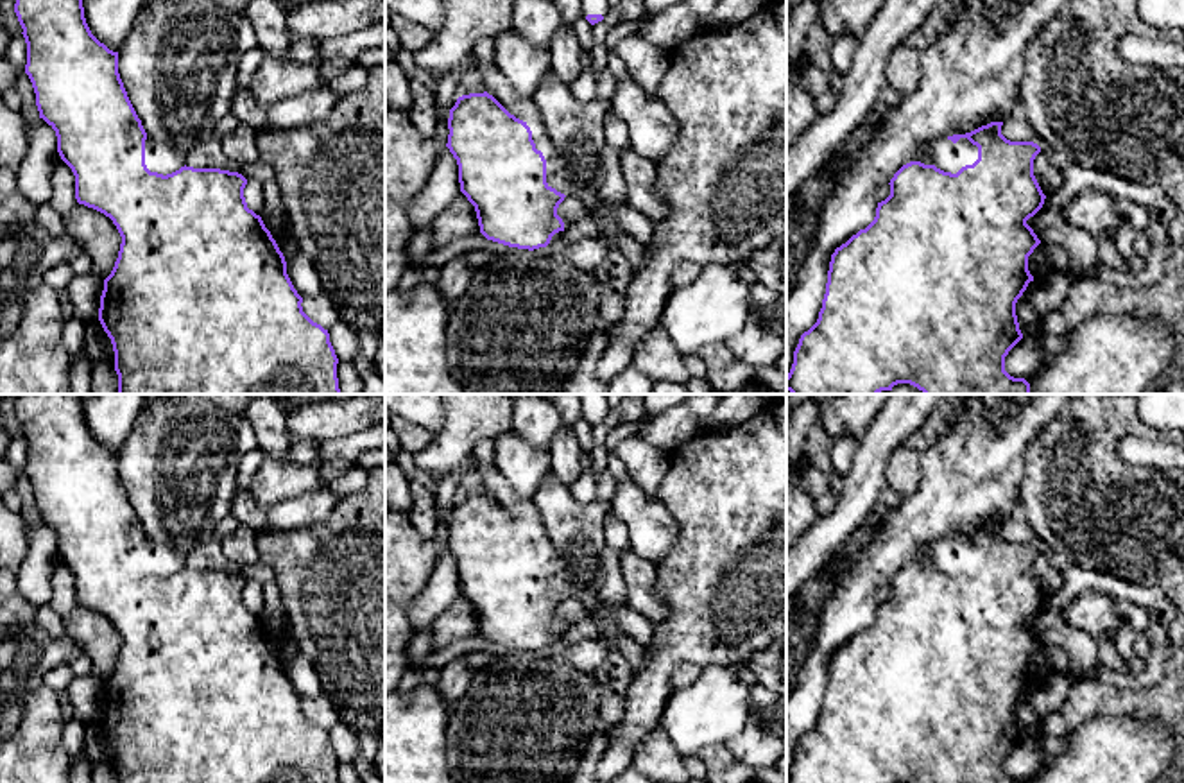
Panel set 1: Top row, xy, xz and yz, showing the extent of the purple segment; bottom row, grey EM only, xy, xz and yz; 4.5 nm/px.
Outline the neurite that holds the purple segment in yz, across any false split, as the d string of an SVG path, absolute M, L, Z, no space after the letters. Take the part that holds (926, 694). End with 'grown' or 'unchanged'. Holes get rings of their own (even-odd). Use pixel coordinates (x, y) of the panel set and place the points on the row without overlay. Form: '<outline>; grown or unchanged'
M991 523L965 536L953 536L928 545L933 564L910 563L890 581L890 597L878 604L874 622L835 650L829 663L826 695L817 724L801 736L786 783L1026 783L1005 772L1005 758L1023 740L1016 704L1034 677L1028 658L1041 645L1026 625L1044 606L1035 577L1034 561L1041 548L1034 543L1010 543L1001 536L1003 523Z; grown

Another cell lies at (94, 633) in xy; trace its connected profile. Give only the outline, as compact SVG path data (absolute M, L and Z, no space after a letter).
M77 604L77 607L64 616L64 631L90 658L93 674L106 681L115 668L122 645L122 638L113 622Z

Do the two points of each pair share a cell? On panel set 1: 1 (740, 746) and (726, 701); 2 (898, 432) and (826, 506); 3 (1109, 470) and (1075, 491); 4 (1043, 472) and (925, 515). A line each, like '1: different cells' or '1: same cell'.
1: different cells
2: different cells
3: same cell
4: different cells

